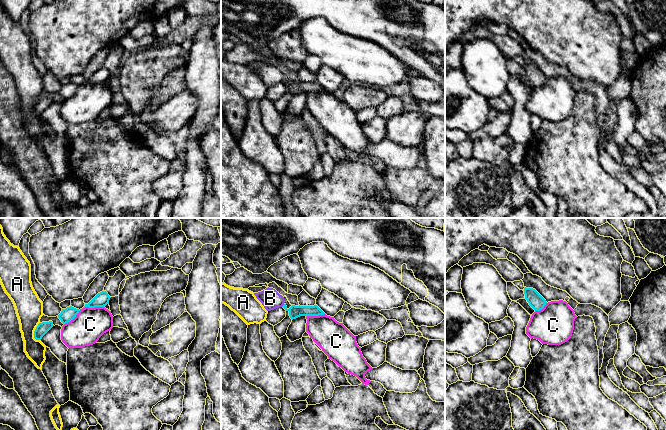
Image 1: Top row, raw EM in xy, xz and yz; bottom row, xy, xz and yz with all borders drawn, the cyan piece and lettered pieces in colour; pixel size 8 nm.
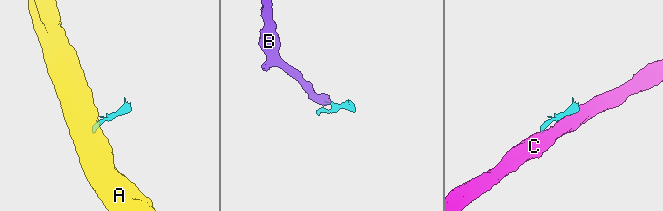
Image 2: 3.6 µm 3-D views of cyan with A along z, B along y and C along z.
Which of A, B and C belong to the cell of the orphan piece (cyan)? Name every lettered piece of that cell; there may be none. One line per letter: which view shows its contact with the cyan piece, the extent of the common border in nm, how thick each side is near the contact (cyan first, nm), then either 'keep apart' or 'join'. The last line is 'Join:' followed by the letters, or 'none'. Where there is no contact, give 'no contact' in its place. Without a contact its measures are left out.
A: meets cyan in xy; contact 150 nm long; 90 nm thick on the cyan side, 220 nm on the other; keep apart
B: meets cyan in xz; contact 40 nm long; 100 nm thick on the cyan side, 160 nm on the other; join
C: meets cyan in xy; contact 180 nm long; 110 nm thick on the cyan side, 260 nm on the other; keep apart
Join: B

